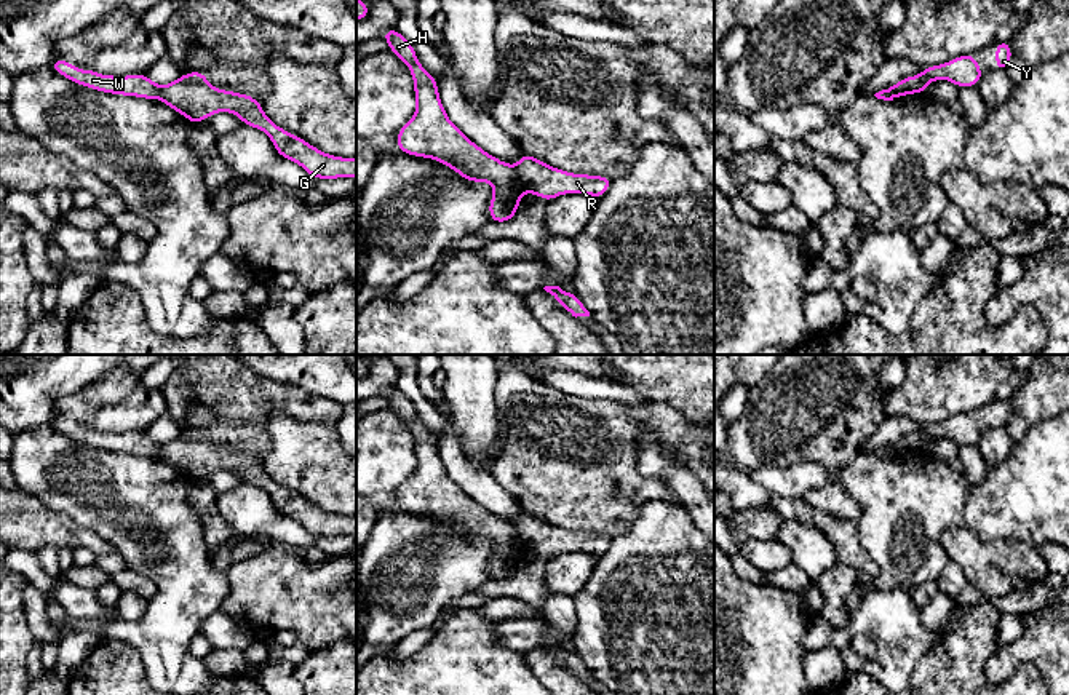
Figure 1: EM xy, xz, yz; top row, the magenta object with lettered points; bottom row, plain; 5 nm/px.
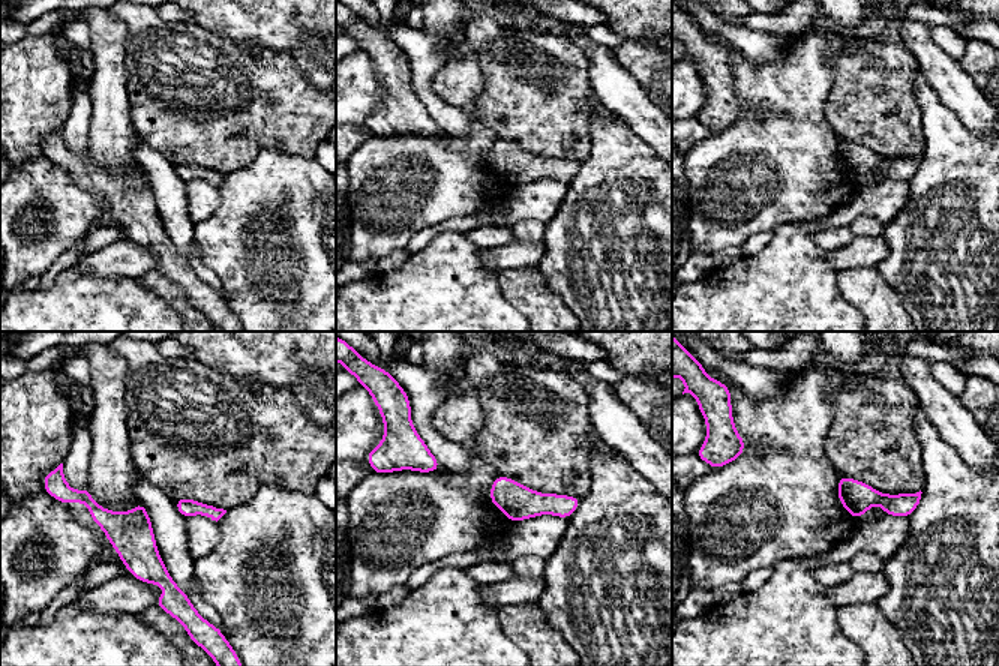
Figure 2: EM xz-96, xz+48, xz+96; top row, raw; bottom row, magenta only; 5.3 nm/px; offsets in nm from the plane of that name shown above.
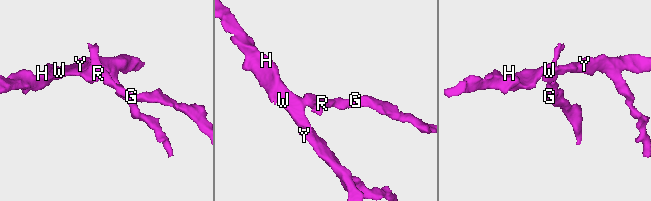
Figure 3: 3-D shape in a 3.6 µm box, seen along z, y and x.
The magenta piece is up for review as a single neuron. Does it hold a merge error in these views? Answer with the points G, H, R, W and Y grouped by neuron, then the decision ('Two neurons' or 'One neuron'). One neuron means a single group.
Groups: G R / H W Y. Two neurons

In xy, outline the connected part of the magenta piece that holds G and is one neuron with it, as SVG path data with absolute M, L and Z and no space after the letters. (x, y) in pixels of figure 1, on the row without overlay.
M203 428L184 431L173 441L161 444L158 457L190 481L201 481L217 470L235 471L243 483L264 489L272 497L278 513L296 519L307 532L326 538L356 537L356 514L344 516L321 510L302 495L276 484L252 454L214 446Z

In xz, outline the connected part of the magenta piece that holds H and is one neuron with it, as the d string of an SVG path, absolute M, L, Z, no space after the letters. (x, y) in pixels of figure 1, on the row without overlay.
M393 385L380 395L409 425L414 438L417 465L414 475L398 489L398 508L433 516L468 540L491 540L494 553L489 559L489 575L495 582L511 578L527 550L516 526L484 510L449 478L439 457L438 439L420 423L414 404L404 393Z

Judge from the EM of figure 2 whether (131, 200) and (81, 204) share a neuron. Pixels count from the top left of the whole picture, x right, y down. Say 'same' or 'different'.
different

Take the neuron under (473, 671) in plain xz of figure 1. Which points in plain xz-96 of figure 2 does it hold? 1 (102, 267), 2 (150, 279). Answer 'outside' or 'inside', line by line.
1: outside
2: outside

